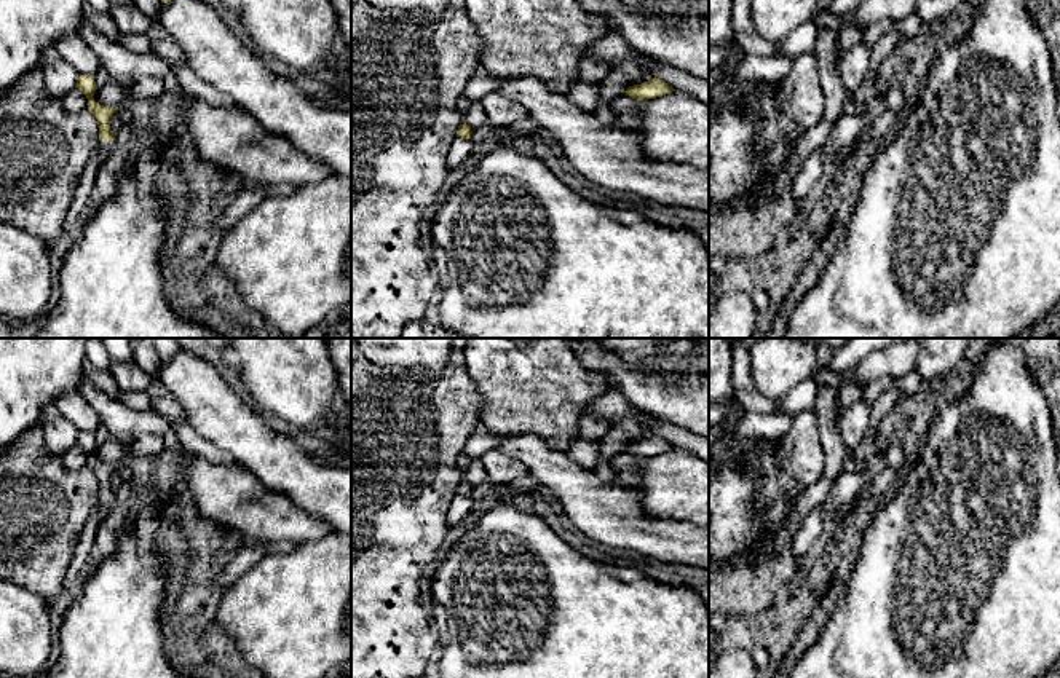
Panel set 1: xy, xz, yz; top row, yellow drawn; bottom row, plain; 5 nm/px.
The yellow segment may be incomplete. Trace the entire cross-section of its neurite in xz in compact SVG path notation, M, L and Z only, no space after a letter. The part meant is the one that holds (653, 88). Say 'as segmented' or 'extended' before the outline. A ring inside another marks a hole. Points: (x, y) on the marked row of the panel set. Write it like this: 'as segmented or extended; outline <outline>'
as segmented; outline M655 77L645 83L629 86L626 96L637 101L648 101L666 96L672 91L675 91L672 86Z

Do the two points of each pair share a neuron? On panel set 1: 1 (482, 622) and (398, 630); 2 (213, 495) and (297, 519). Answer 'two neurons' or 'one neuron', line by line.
1: two neurons
2: one neuron

